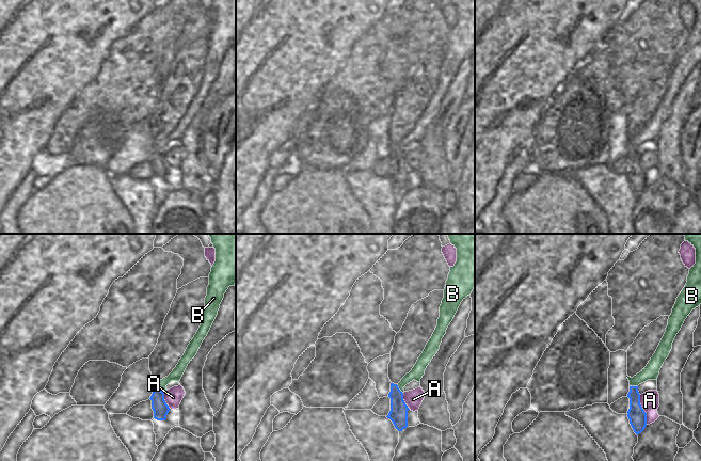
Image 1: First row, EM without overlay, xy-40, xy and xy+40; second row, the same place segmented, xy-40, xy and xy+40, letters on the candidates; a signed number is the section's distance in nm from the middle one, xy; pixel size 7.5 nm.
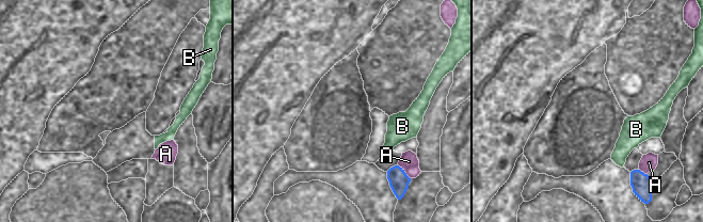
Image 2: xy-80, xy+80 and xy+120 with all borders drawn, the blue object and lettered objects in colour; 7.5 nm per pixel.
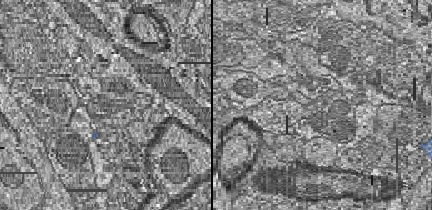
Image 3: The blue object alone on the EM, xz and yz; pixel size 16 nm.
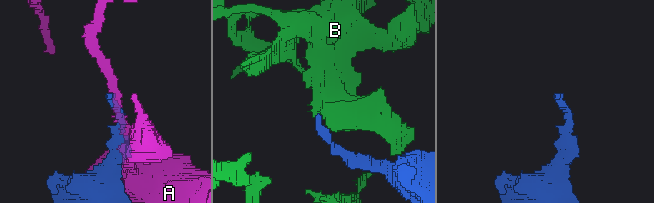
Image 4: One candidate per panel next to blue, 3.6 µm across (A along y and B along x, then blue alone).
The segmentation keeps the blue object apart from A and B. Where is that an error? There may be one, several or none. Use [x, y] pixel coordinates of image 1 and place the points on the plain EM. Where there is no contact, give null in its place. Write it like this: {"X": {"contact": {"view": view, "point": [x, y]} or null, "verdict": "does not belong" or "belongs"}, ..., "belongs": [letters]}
{"A": {"contact": {"view": "xy+40", "point": [643, 171]}, "verdict": "does not belong"}, "B": {"contact": {"view": "xy", "point": [398, 149]}, "verdict": "does not belong"}, "belongs": []}

